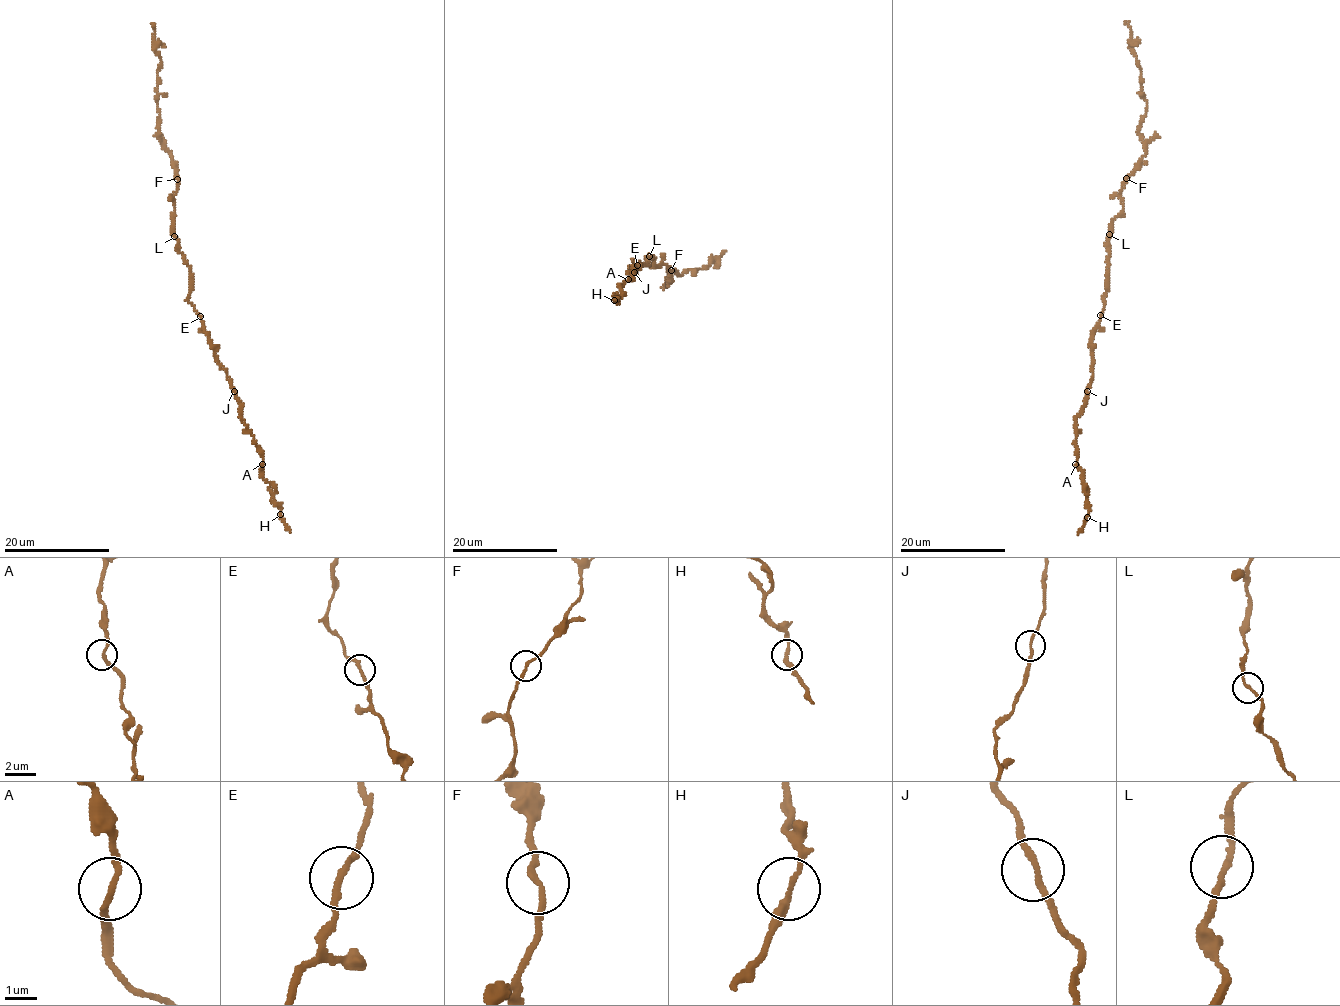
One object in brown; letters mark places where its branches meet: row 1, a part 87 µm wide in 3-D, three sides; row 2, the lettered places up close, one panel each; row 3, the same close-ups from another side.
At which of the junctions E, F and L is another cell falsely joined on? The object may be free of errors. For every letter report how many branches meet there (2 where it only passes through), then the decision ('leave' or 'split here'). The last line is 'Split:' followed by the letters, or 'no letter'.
E: 2 branches meet; leave
F: 2 branches meet; leave
L: 2 branches meet; leave
Split: no letter

